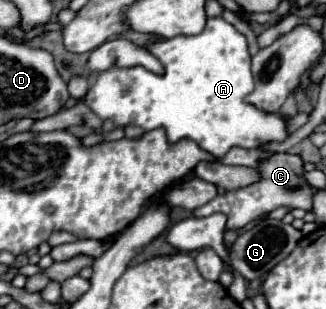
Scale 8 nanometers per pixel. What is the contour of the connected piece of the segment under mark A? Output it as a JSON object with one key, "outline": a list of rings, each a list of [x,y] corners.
{"outline":[[[222,16],[208,18],[204,30],[196,36],[176,36],[170,40],[156,38],[146,48],[162,62],[164,74],[154,74],[146,70],[144,66],[132,66],[132,68],[112,66],[106,72],[100,72],[84,98],[84,104],[100,120],[112,120],[114,126],[118,128],[140,126],[144,132],[164,128],[168,142],[174,144],[184,138],[192,140],[214,158],[222,158],[234,146],[258,148],[266,142],[272,142],[272,140],[280,142],[288,136],[284,128],[284,120],[278,114],[266,114],[264,110],[244,100],[252,92],[252,84],[250,86],[246,84],[246,82],[252,82],[248,42],[246,42],[246,36],[240,34]]]}

